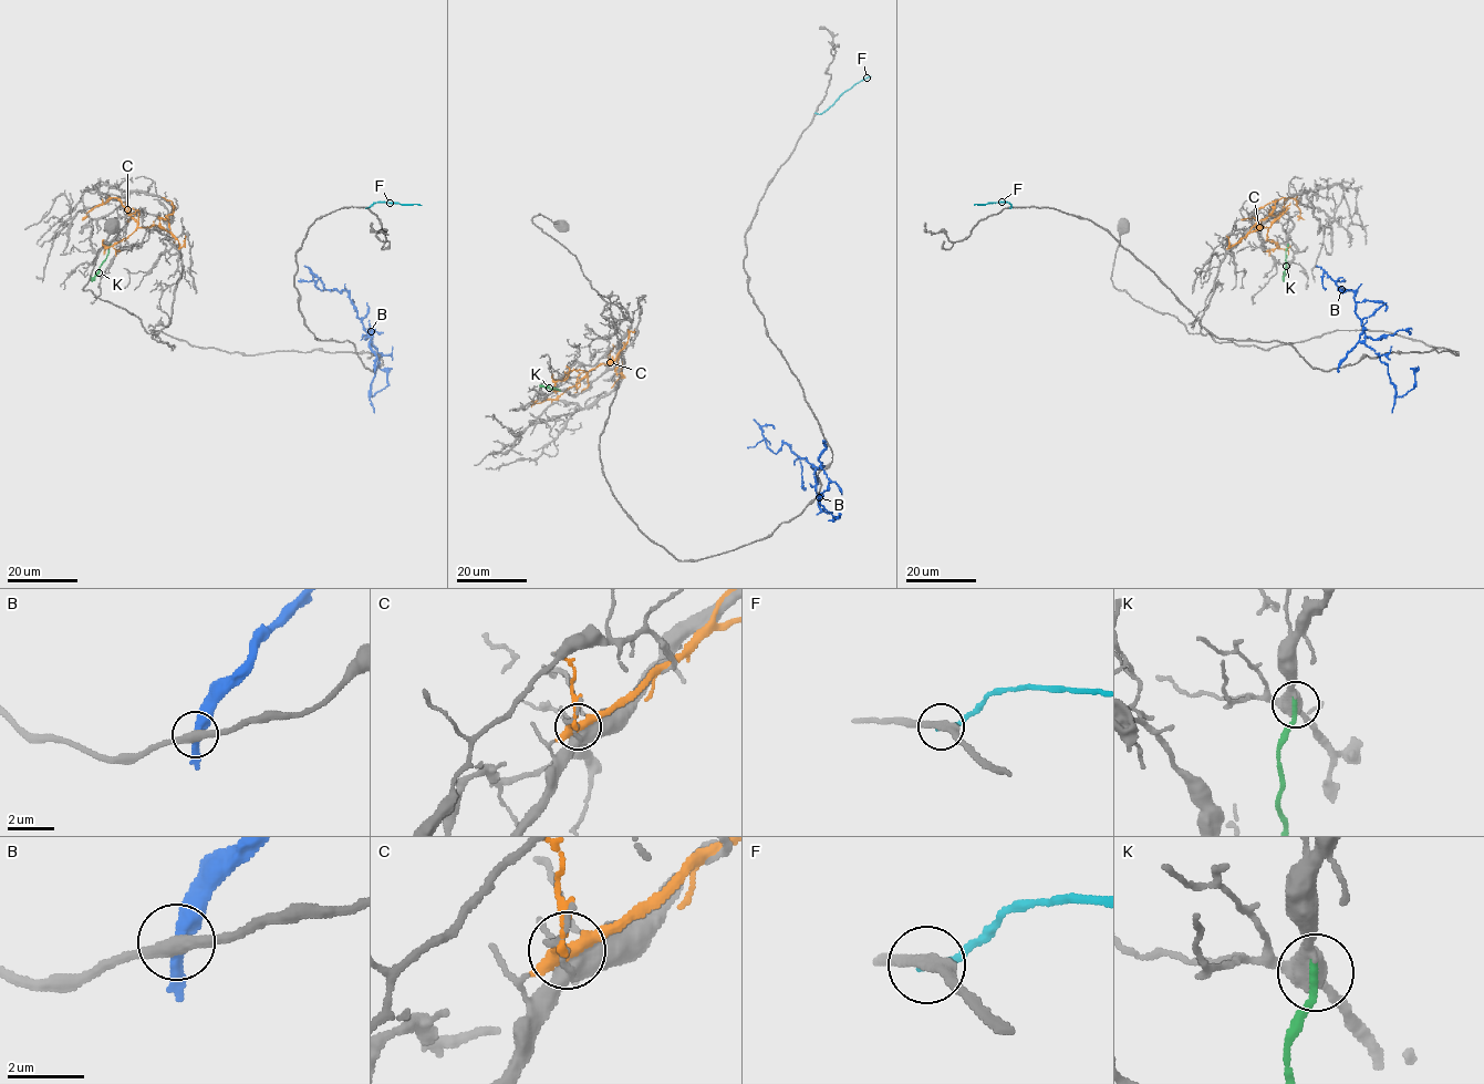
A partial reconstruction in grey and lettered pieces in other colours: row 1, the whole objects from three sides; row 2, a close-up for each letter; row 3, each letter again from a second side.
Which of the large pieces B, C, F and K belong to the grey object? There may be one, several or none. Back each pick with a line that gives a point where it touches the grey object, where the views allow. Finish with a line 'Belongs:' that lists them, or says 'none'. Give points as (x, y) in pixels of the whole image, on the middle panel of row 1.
K: Touches grey at (559, 391)
Belongs: K

